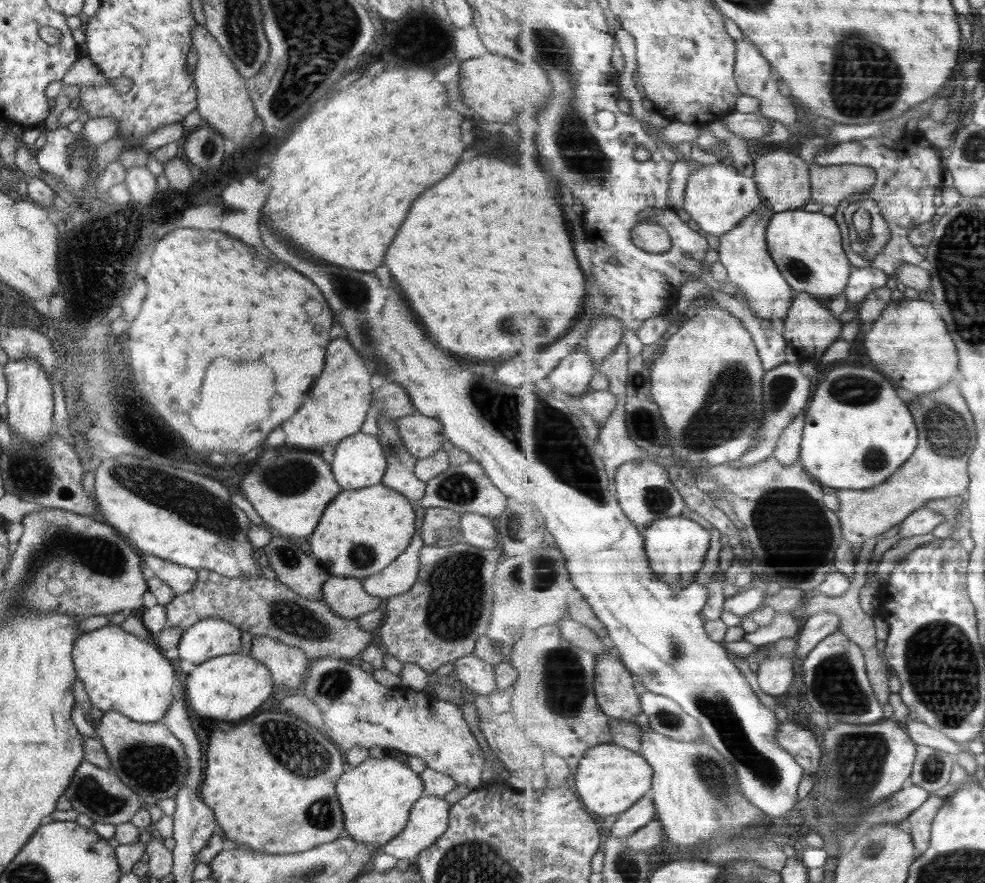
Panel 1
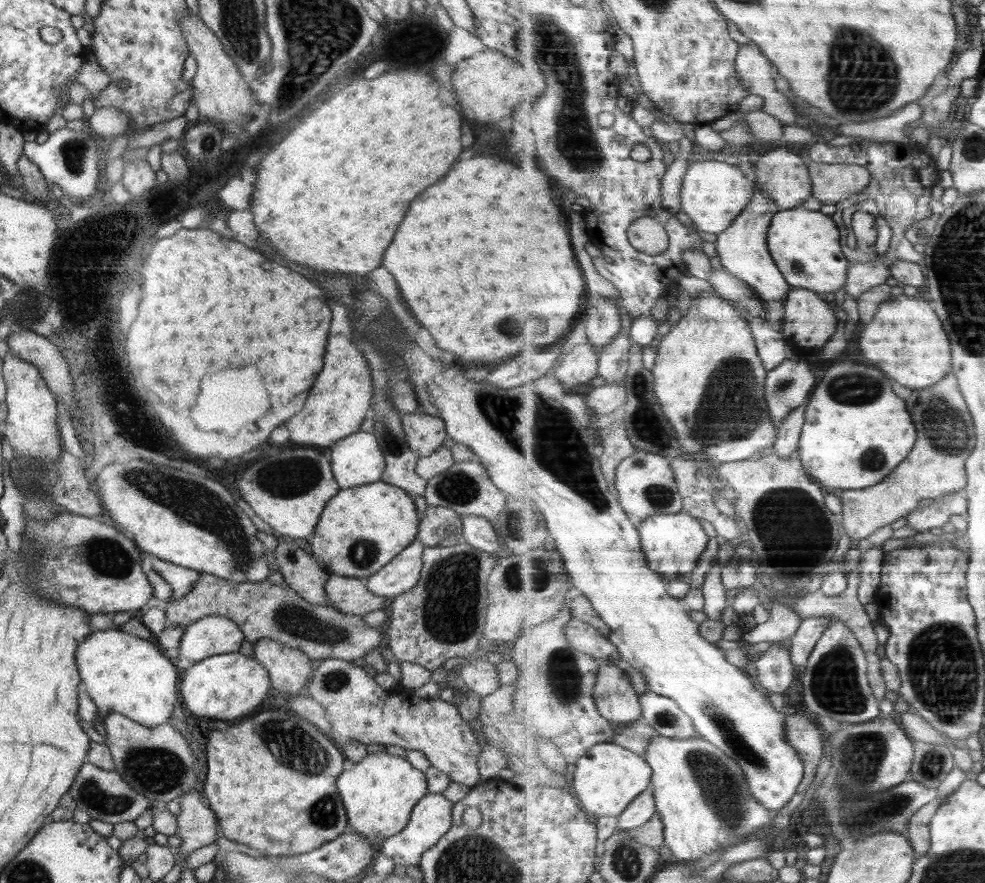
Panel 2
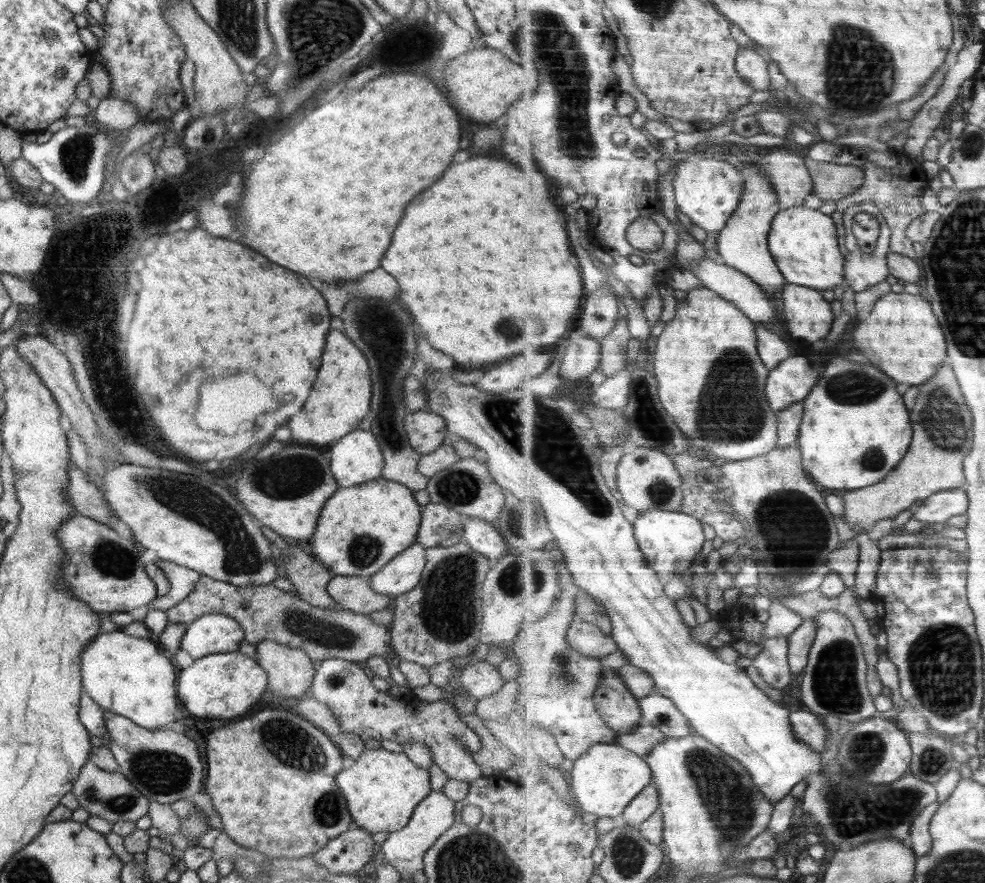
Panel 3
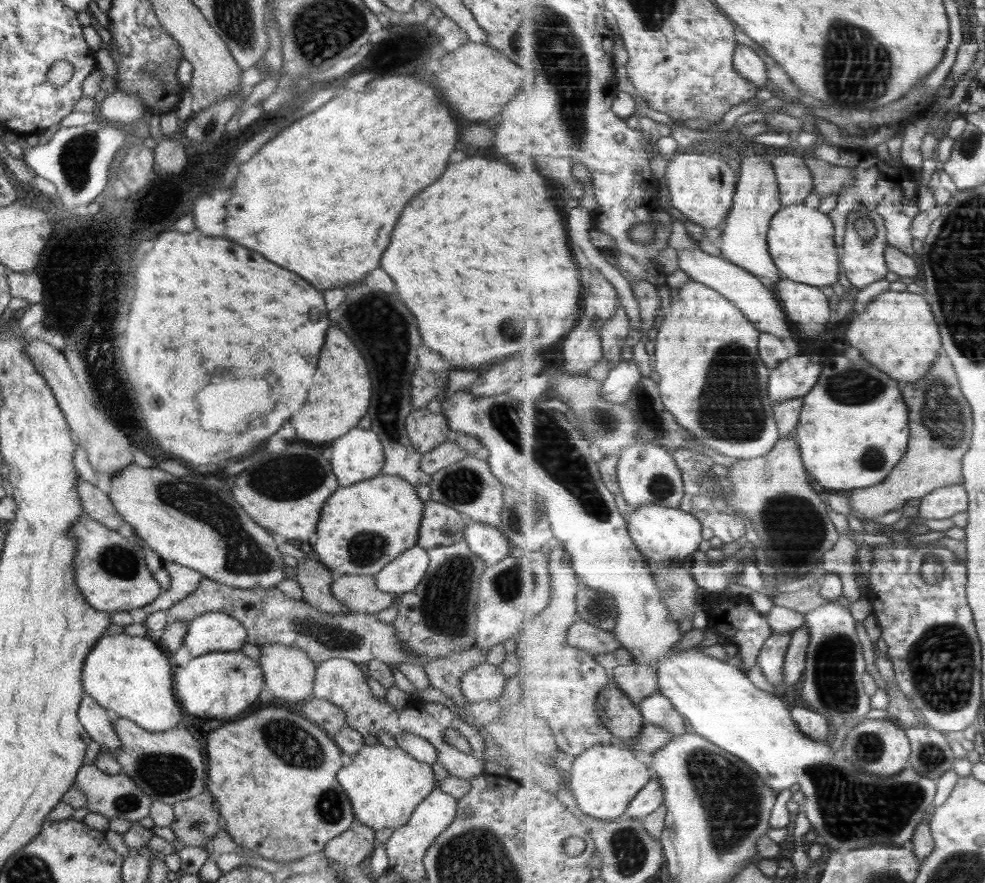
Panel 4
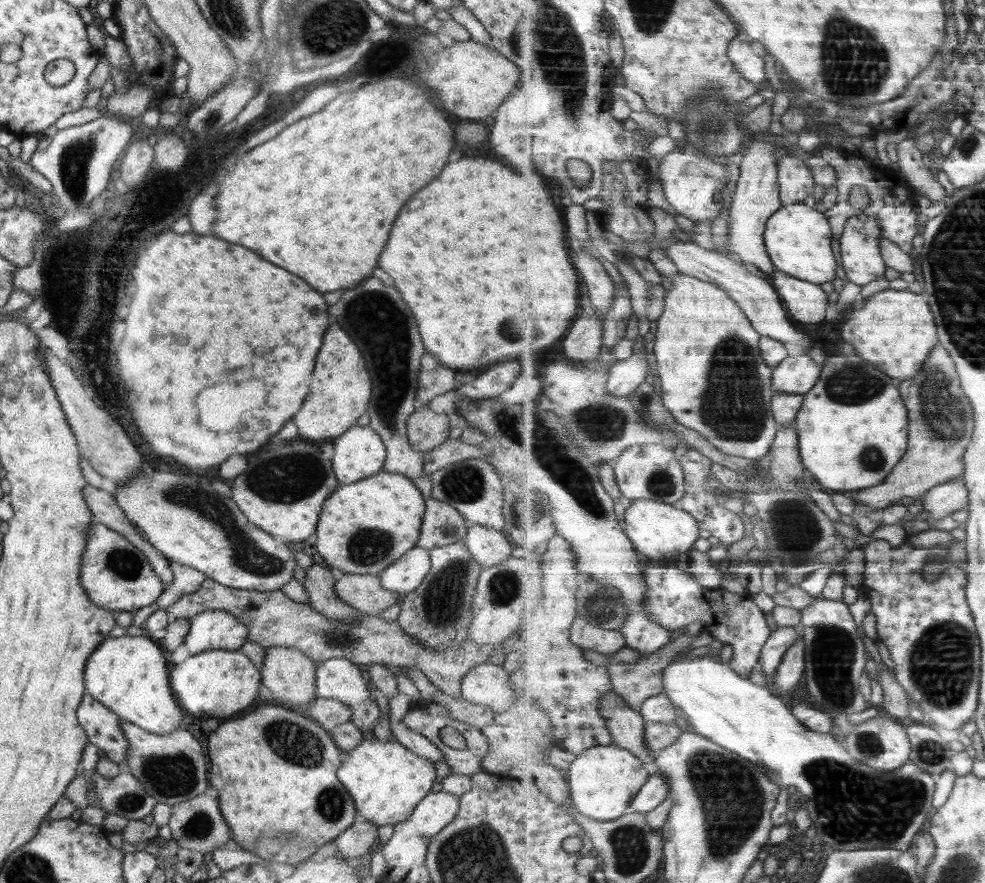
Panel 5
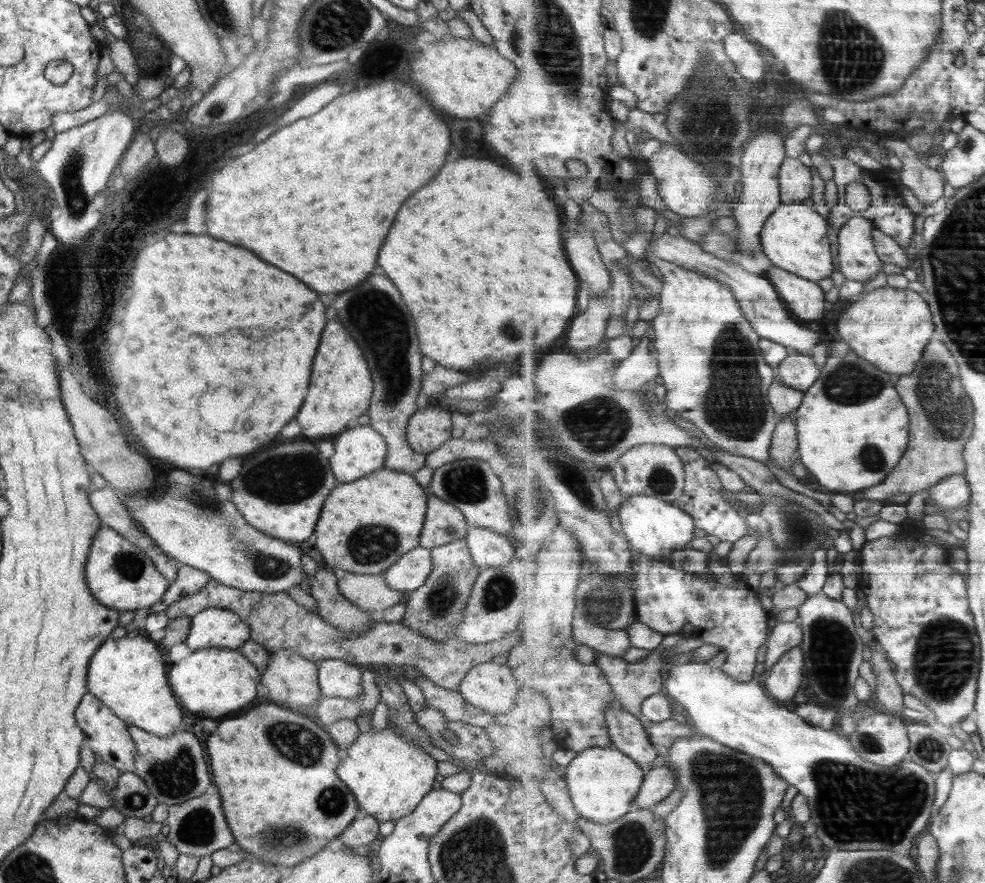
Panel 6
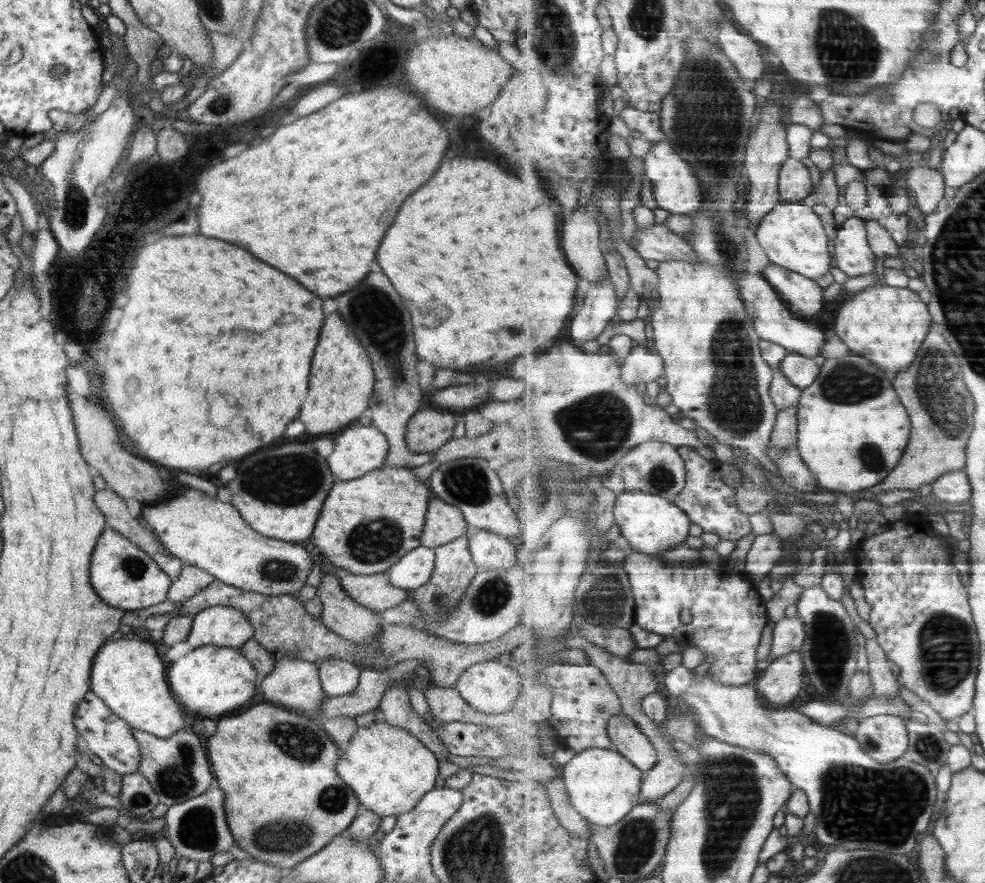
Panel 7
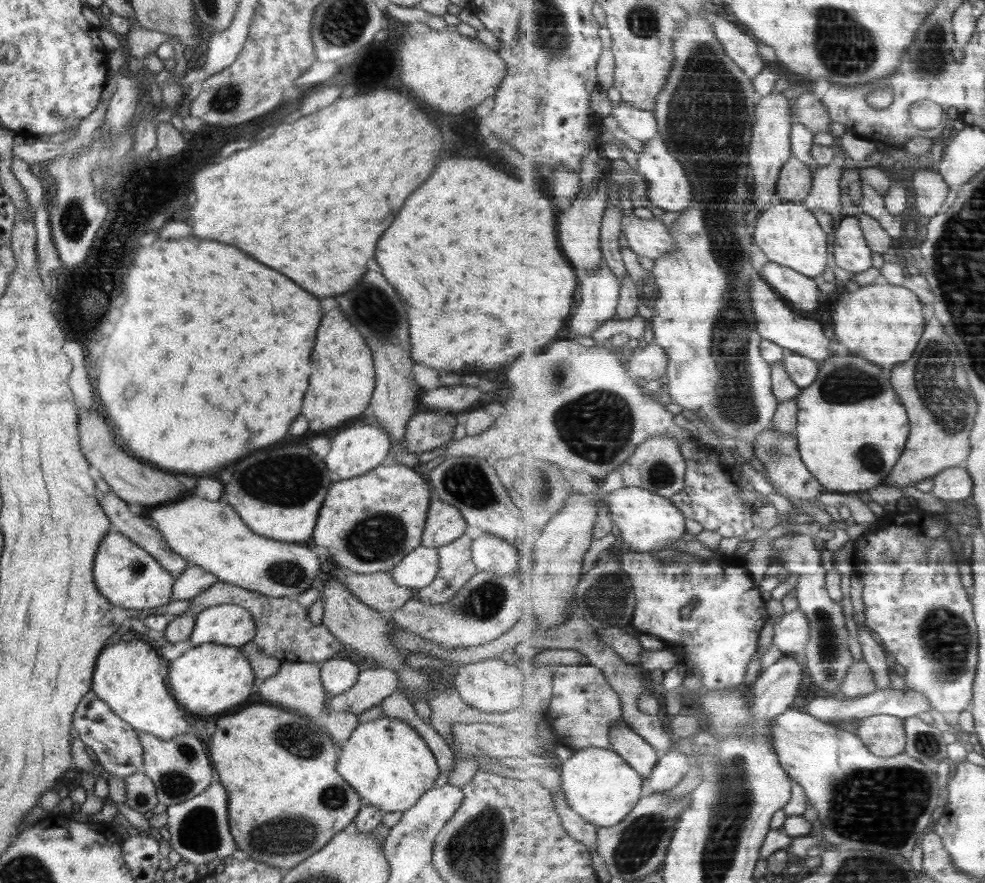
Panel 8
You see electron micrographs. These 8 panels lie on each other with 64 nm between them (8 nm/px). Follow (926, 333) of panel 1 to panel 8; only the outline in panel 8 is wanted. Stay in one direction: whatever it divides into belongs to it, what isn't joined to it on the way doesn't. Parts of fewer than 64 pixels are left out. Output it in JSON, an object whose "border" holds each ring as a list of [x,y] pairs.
{"border":[[[882,280],[860,287],[858,292],[852,292],[850,287],[840,297],[836,310],[836,334],[854,354],[890,368],[896,368],[900,362],[914,356],[928,322],[924,304],[916,292]]]}

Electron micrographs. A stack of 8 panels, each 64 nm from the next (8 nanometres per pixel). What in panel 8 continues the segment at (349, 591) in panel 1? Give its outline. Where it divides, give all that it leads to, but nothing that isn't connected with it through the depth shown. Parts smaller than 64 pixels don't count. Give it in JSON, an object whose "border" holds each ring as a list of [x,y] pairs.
{"border":[[[345,572],[342,583],[360,602],[386,615],[387,612],[401,608],[413,597],[412,588],[394,582],[390,572],[358,574]]]}

